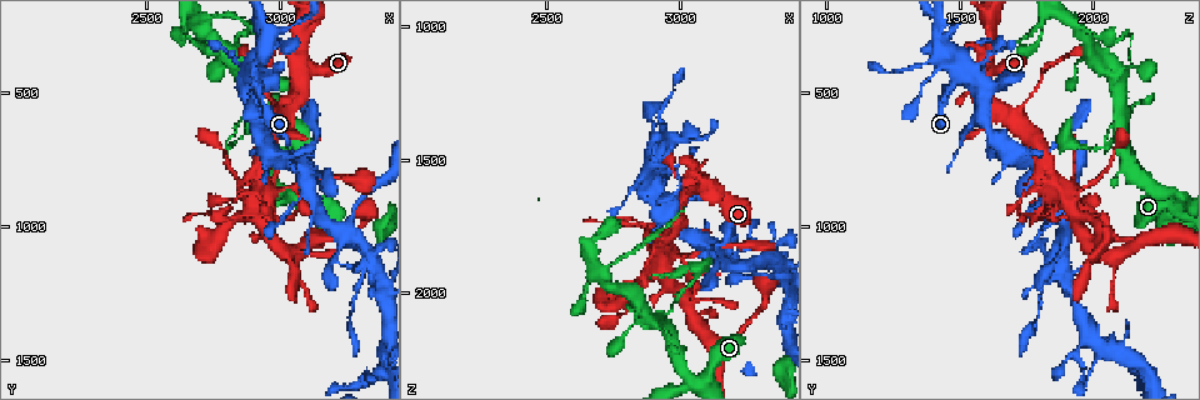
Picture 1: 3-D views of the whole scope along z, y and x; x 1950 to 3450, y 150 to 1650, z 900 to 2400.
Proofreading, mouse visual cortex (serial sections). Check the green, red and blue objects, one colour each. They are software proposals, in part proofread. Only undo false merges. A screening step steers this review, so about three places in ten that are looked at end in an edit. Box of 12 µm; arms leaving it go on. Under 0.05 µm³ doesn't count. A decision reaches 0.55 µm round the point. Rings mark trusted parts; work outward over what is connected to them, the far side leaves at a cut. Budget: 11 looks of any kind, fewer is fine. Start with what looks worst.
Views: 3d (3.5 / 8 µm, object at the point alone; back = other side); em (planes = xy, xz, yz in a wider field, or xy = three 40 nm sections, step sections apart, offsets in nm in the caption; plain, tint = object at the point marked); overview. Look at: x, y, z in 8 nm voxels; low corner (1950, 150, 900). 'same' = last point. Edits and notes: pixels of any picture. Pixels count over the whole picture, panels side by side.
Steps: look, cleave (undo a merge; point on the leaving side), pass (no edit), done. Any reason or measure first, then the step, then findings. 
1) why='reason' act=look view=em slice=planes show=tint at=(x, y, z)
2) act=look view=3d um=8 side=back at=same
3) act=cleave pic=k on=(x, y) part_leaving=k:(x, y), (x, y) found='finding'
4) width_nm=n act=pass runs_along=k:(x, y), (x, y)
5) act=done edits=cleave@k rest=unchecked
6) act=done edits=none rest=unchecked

act=look view=3d um=8 at=(2990, 560, 1700)

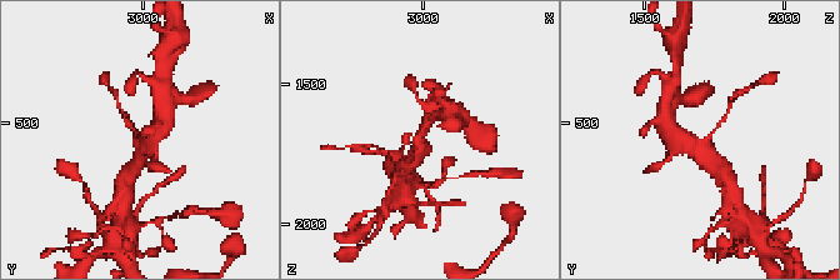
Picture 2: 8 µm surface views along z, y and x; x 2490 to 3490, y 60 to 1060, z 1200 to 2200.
act=look view=3d um=3.5 at=(2980, 570, 1710)

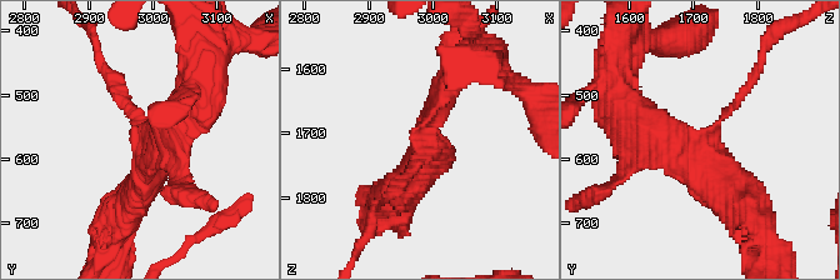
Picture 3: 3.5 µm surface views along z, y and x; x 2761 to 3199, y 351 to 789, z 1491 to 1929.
act=pass runs_along=3:(450, 78), (391, 189) found='one cell here'

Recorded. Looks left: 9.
why='thin arm on a thick one' act=look view=3d um=8 at=(2950, 890, 1840)

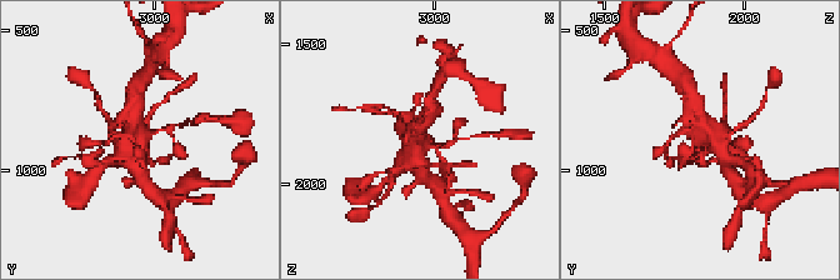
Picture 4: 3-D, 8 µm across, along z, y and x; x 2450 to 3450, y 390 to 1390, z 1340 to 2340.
why='need the tissue' act=look view=em slice=xy step=1 show=tint at=(2950, 880, 1840)

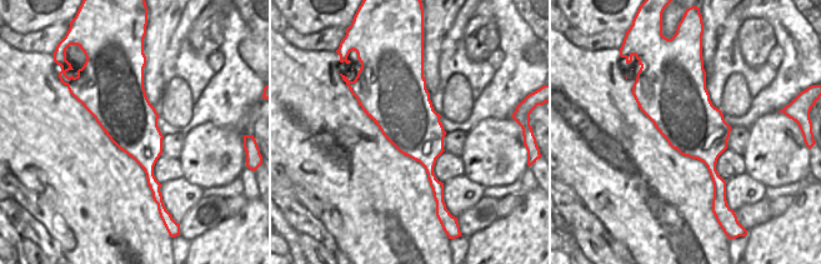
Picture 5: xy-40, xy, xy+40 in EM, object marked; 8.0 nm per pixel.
act=cleave pic=4 on=(165, 160) found='a second cell is stuck on'

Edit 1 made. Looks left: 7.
why='redraw' act=look view=overview

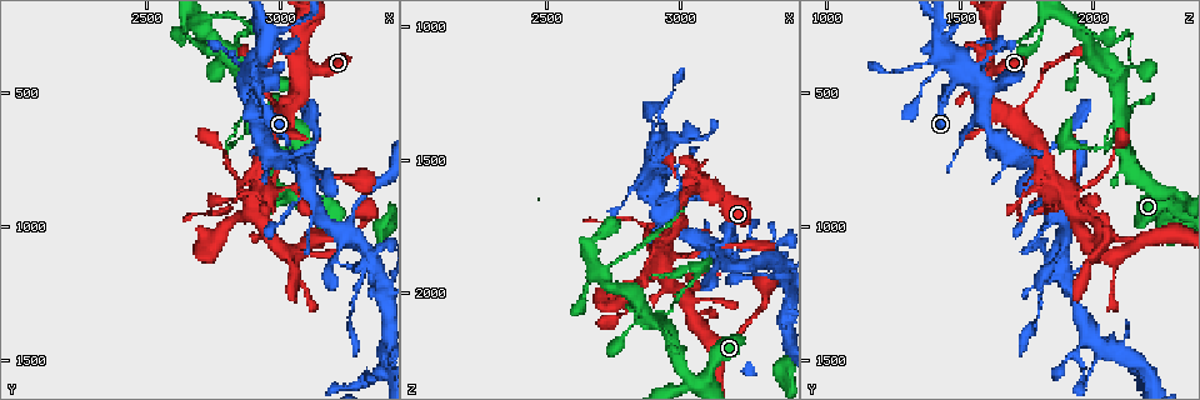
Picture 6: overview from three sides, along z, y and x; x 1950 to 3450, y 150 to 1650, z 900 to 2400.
why='four or more arms meet' act=look view=3d um=8 at=(2910, 430, 1480)

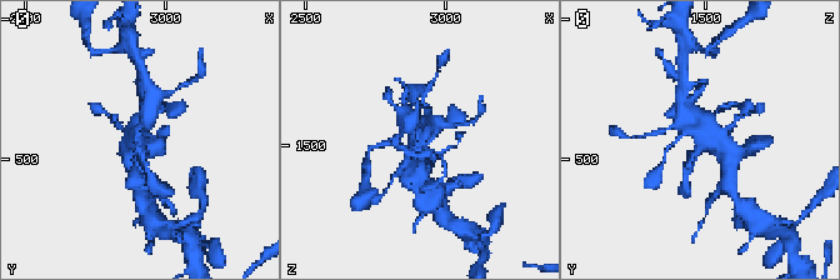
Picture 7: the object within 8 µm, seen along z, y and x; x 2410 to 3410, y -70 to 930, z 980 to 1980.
act=look view=3d um=3.5 at=(2890, 430, 1480)

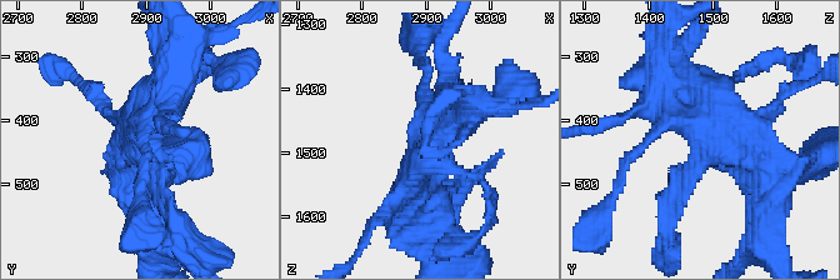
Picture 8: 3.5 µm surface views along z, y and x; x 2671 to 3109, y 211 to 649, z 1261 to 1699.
act=look view=em slice=xy step=5 show=tint at=(2905, 430, 1485)

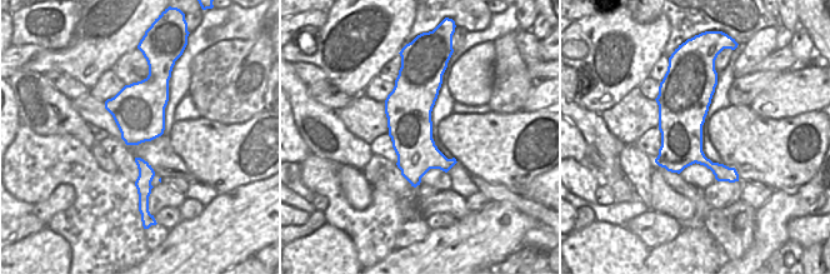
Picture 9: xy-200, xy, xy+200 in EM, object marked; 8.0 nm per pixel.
act=pass runs_along=8:(673, 208), (704, 150), (663, 74) found='one cell here'

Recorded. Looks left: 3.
act=look view=3d um=3.5 at=(3340, 1100, 1870)

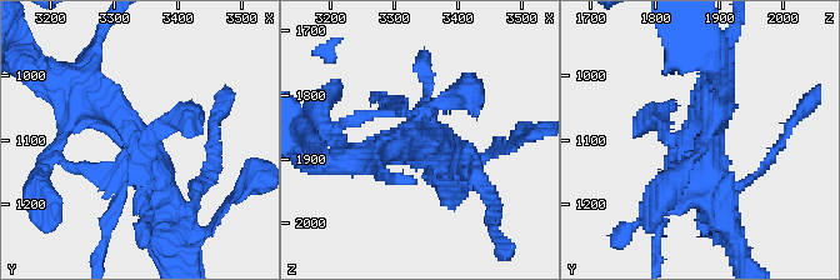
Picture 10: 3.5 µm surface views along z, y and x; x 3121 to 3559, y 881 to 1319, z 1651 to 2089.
act=look view=em slice=xy step=2 show=tint at=(3345, 1095, 1865)

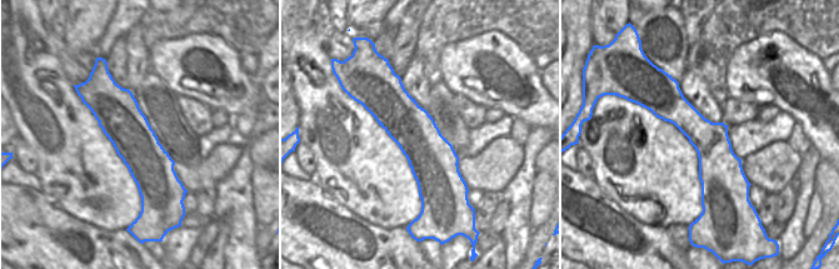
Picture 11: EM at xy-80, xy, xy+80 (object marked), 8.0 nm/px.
act=look view=em slice=xy step=5 show=tint at=same

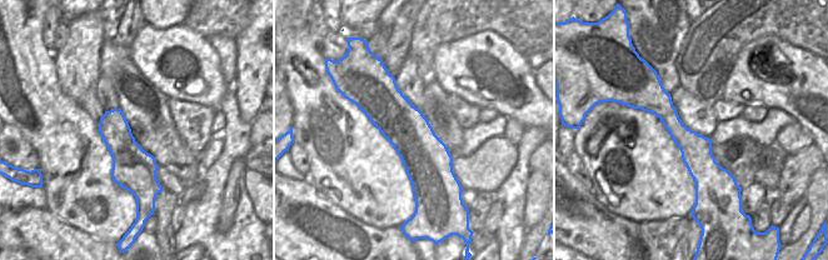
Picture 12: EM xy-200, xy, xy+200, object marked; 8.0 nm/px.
act=pass runs_along=10:(78, 86), (150, 148), (165, 209) found='one cell here'

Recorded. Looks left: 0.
act=done edits=cleave@4 rest=unchecked

